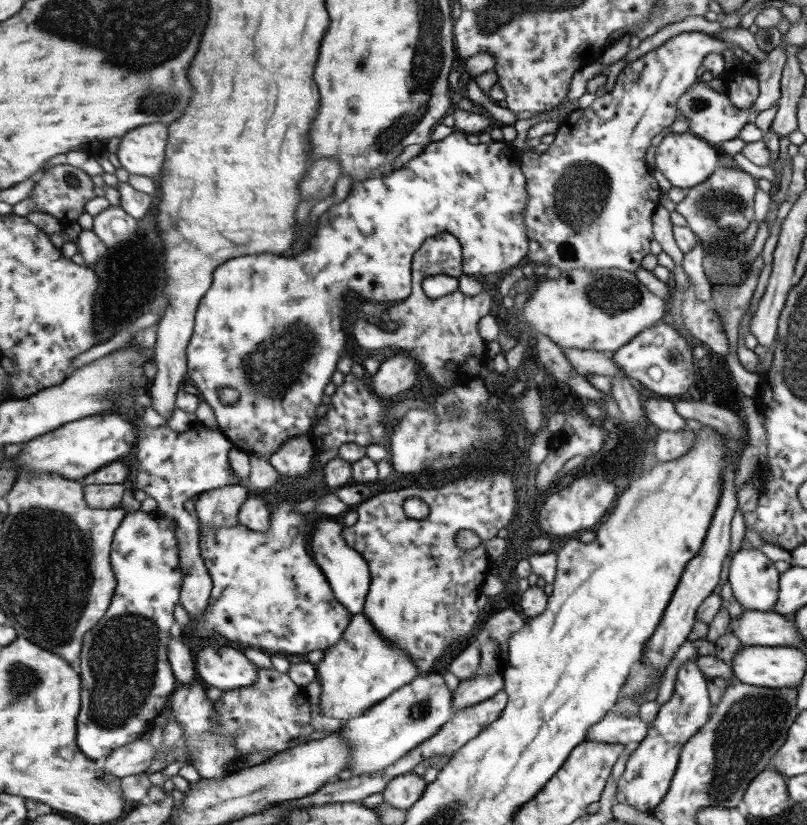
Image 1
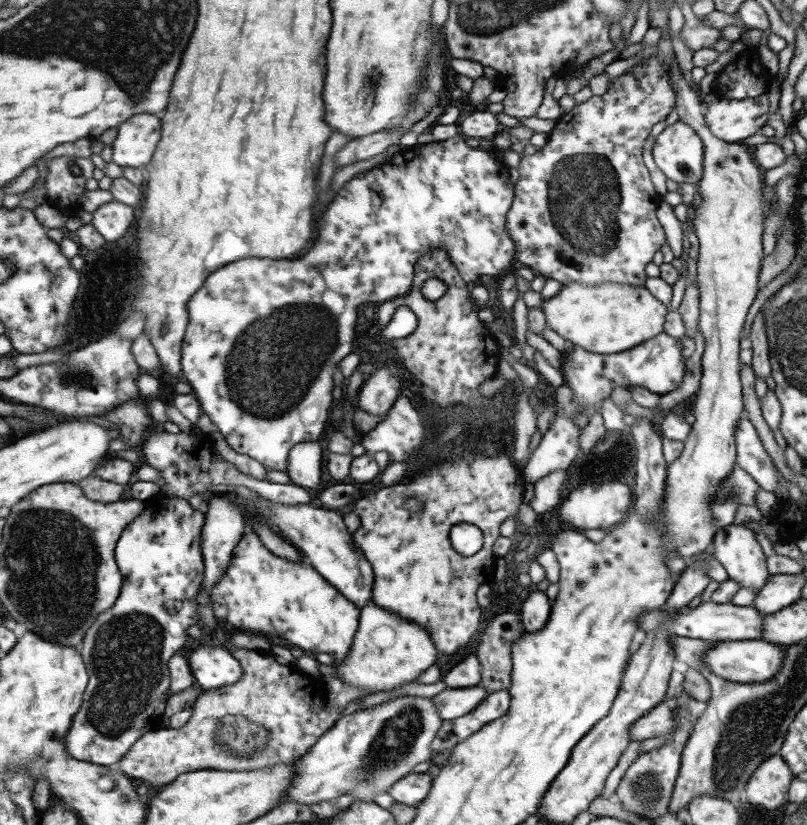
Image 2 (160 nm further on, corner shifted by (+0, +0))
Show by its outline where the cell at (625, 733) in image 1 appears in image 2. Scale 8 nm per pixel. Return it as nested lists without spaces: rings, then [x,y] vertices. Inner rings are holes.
[[[672,697],[660,701],[651,711],[647,711],[640,719],[637,719],[629,731],[630,741],[645,740],[671,733],[676,726],[672,715],[675,700],[676,698]]]

